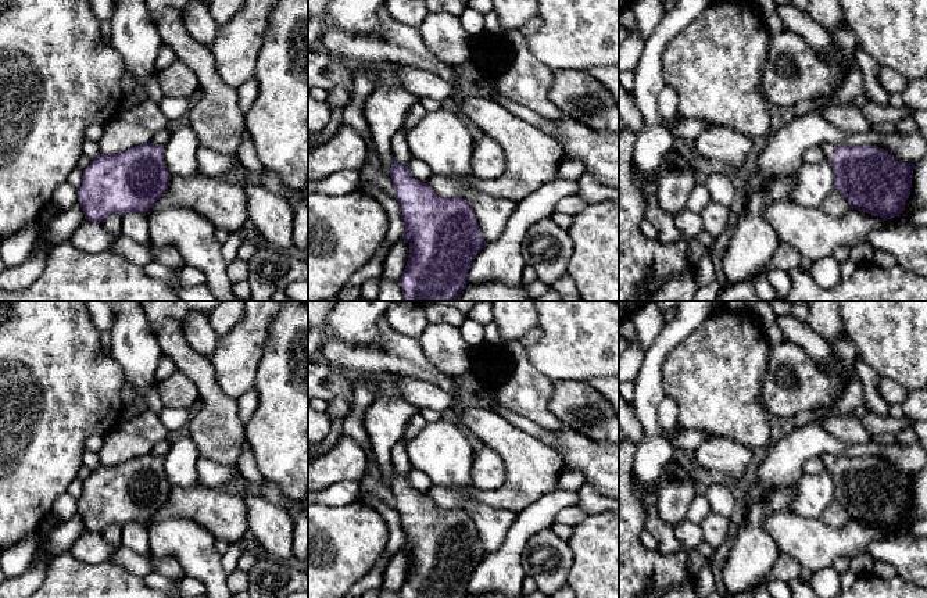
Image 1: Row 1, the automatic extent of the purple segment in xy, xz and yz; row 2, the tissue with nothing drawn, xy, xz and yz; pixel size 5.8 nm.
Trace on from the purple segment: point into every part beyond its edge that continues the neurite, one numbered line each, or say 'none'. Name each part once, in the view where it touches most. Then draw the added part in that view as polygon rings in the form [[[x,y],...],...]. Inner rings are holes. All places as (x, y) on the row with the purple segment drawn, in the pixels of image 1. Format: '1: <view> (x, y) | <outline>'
1: yz (827, 149) | [[[823,143],[820,147],[822,147],[826,158],[833,157],[833,154],[834,154],[834,144],[831,144],[831,143]]]

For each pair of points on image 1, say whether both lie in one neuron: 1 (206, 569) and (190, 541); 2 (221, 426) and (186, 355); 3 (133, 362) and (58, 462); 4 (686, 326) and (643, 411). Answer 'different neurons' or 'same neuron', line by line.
1: same neuron
2: same neuron
3: different neurons
4: same neuron

